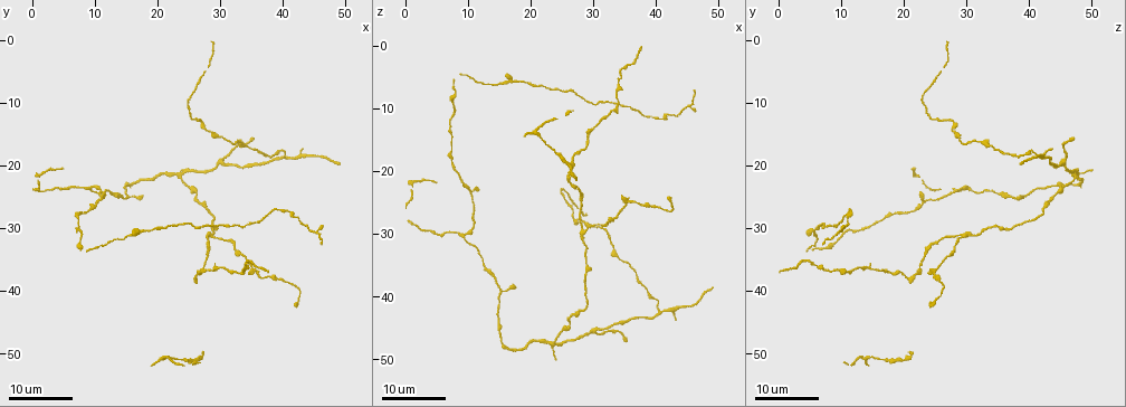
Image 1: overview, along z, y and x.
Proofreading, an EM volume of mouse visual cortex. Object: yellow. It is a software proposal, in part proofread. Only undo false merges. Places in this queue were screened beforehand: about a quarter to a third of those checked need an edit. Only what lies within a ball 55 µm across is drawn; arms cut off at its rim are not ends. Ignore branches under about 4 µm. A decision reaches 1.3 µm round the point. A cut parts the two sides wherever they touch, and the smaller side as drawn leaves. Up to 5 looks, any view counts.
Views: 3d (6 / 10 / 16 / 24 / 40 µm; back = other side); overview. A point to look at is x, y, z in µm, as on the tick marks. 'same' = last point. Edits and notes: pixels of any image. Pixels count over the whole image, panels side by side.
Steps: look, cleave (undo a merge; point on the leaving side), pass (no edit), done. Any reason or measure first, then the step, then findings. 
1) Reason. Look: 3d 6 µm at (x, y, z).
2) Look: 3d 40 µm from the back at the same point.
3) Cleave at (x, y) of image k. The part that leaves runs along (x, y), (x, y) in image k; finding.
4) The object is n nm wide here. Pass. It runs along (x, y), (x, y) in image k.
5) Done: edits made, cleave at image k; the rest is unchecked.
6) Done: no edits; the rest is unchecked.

Thick turns thin. Look: 3d 16 µm at (14.5, 25.0, 37.5).

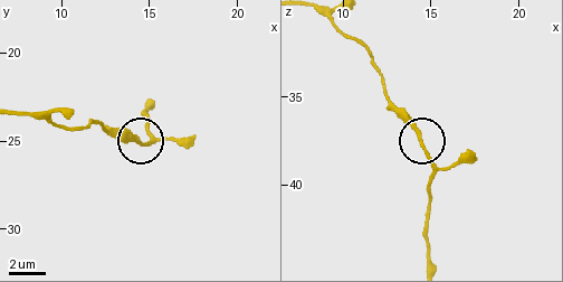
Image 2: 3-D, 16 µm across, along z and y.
Look: 3d 6 µm at (14.4, 25.1, 37.1).

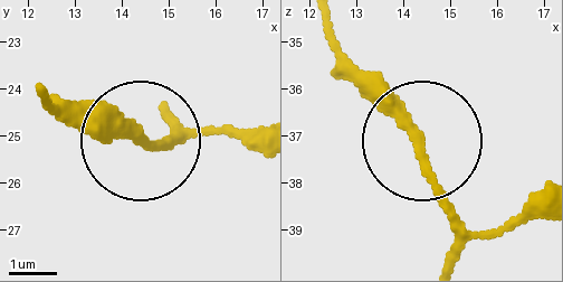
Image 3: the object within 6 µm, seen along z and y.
Pass. It runs along (381, 100), (421, 135), (460, 252) in image 3; continuous, no second neuron.

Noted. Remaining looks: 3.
Three arms meet. Look: 3d 16 µm at (9.0, 23.5, 30.0).

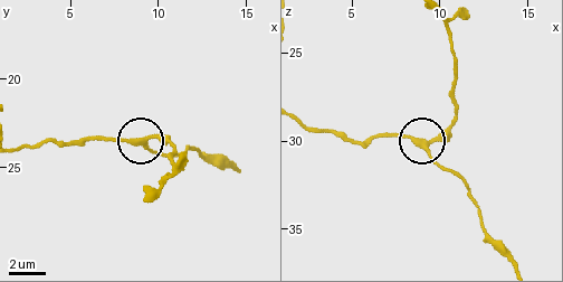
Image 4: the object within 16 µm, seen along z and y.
Closer look. Look: 3d 6 µm at (9.1, 23.4, 30.2).

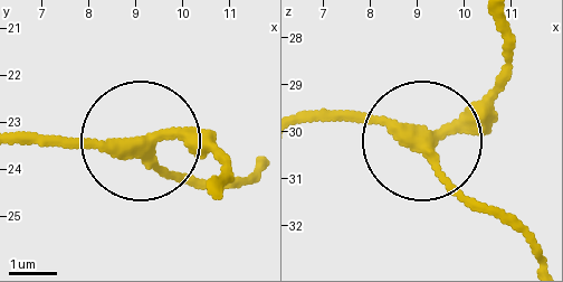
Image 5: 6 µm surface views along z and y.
The object is 300 nm wide here. Pass. It runs along (537, 255), (421, 139), (373, 123), (305, 123) in image 5; all the same neuron.

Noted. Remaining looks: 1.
Done: no edits; the rest is unchecked.

